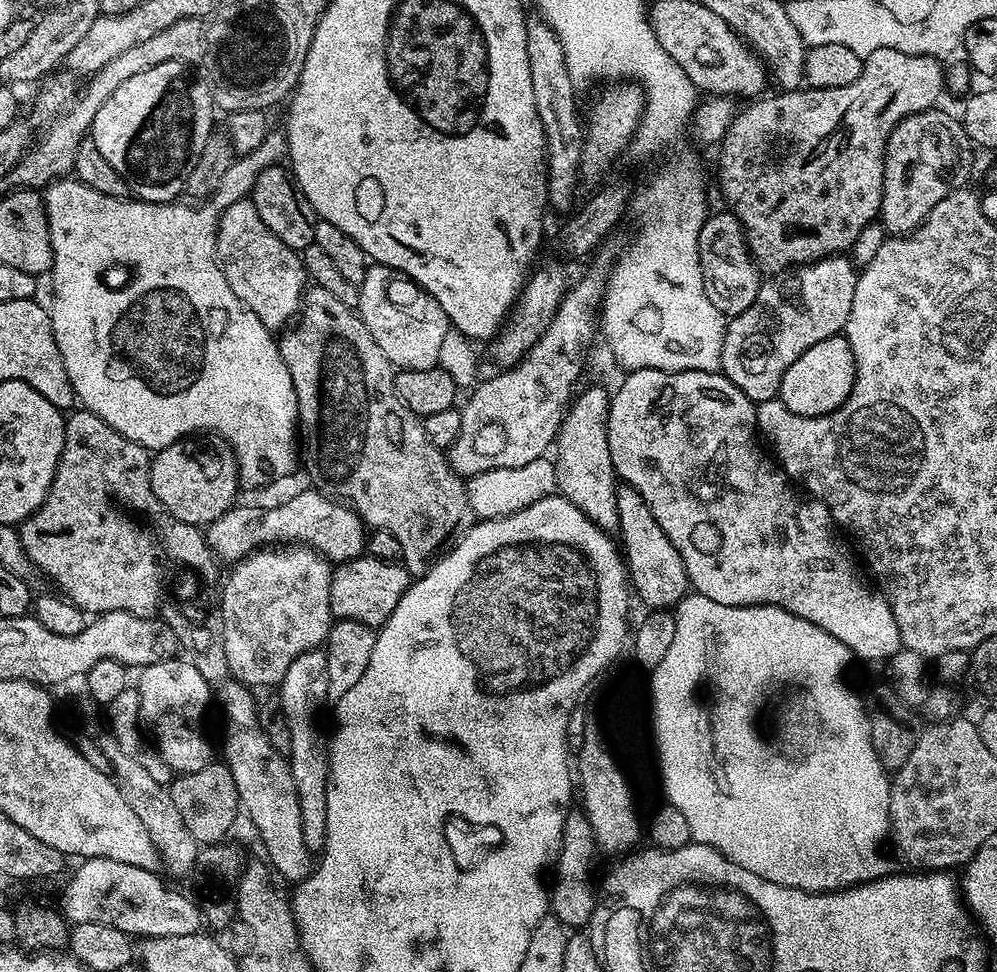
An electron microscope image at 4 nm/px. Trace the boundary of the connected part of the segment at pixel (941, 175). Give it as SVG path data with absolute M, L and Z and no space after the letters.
M939 107L915 112L898 122L884 155L884 189L879 223L889 237L907 236L951 192L965 187L972 176L974 145L963 123Z

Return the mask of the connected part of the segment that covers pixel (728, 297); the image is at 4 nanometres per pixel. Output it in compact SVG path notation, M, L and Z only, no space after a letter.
M727 210L713 211L698 234L698 254L706 298L710 298L710 302L725 318L742 314L742 310L750 307L758 294L762 273L748 251L740 219Z

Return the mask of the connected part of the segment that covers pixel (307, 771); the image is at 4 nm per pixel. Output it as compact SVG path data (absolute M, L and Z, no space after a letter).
M312 649L299 655L290 664L278 691L285 733L290 742L286 758L294 778L295 793L298 794L299 813L302 816L302 834L311 852L318 852L325 844L326 832L326 786L328 785L327 757L319 748L314 730L314 720L320 708L327 705L329 694L329 674L325 651Z

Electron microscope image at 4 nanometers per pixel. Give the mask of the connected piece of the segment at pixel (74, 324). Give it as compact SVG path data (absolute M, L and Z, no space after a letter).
M265 131L262 146L237 155L230 170L226 170L226 178L222 178L222 182L218 184L218 190L214 190L214 194L203 202L150 204L139 198L98 194L98 190L75 178L53 180L43 193L44 213L48 216L48 233L52 238L50 279L53 300L50 303L50 315L54 342L58 342L58 350L62 354L62 362L66 366L66 374L70 378L70 386L76 392L77 401L87 411L102 418L102 422L118 430L118 434L149 450L165 448L167 444L191 437L193 433L217 435L232 445L240 467L240 479L245 485L262 483L268 472L272 476L284 476L295 466L296 428L298 432L300 410L290 370L286 370L286 362L282 362L277 337L266 326L262 326L260 319L240 301L238 294L230 290L230 282L226 282L226 274L220 269L220 262L216 258L216 231L220 225L220 215L234 202L251 197L254 182L258 182L264 169L277 167L285 159L287 150L288 138L283 131Z

